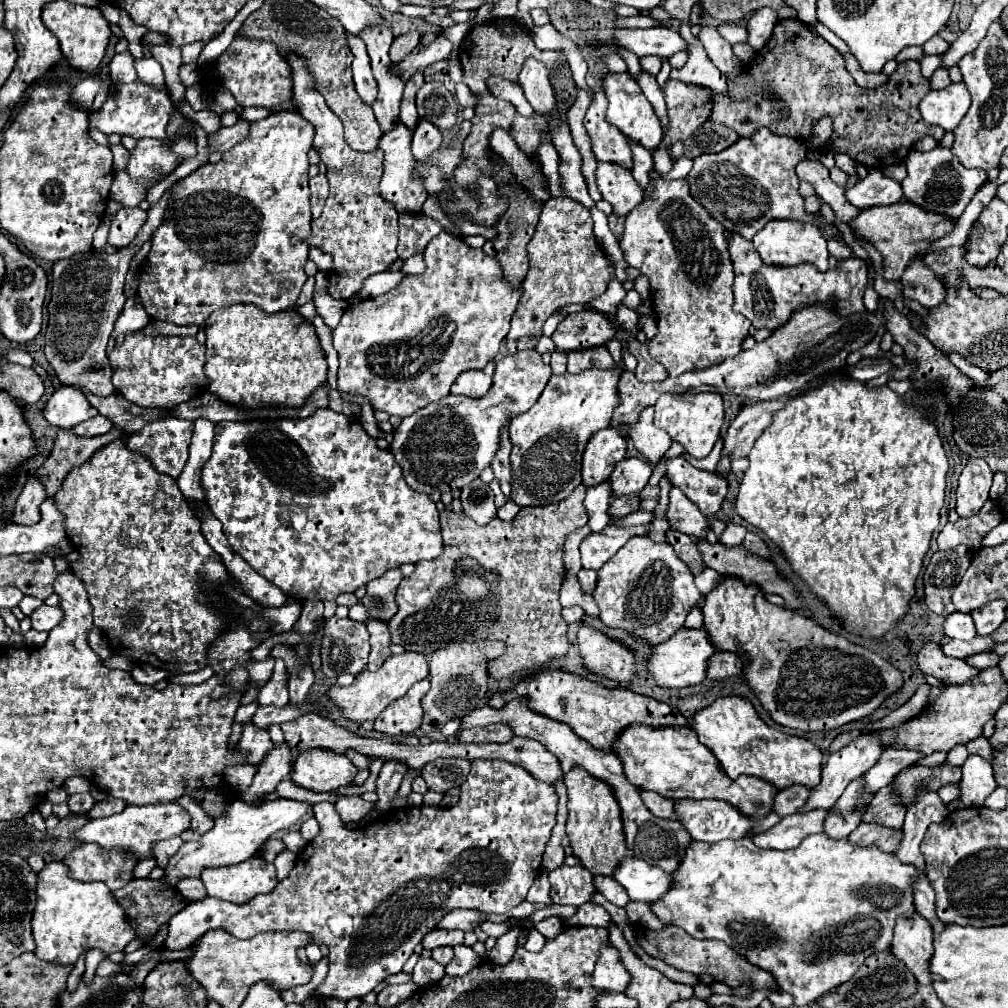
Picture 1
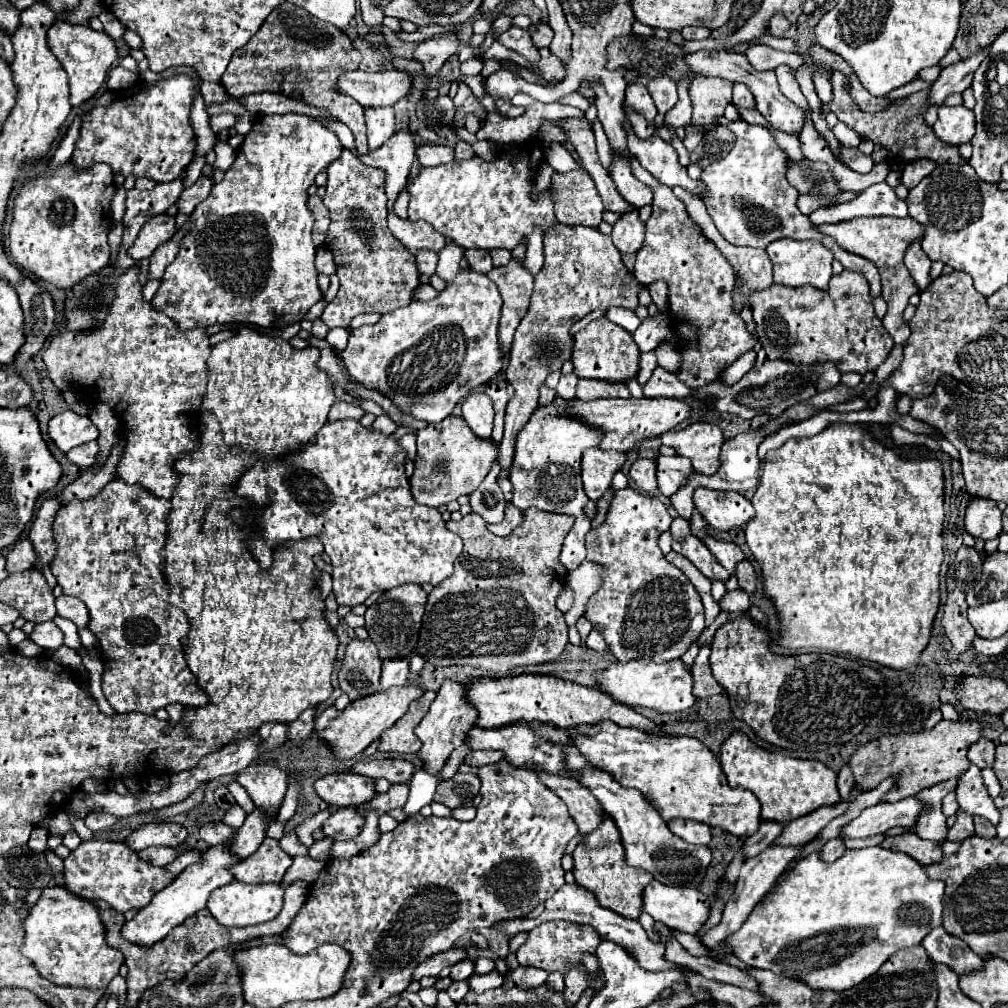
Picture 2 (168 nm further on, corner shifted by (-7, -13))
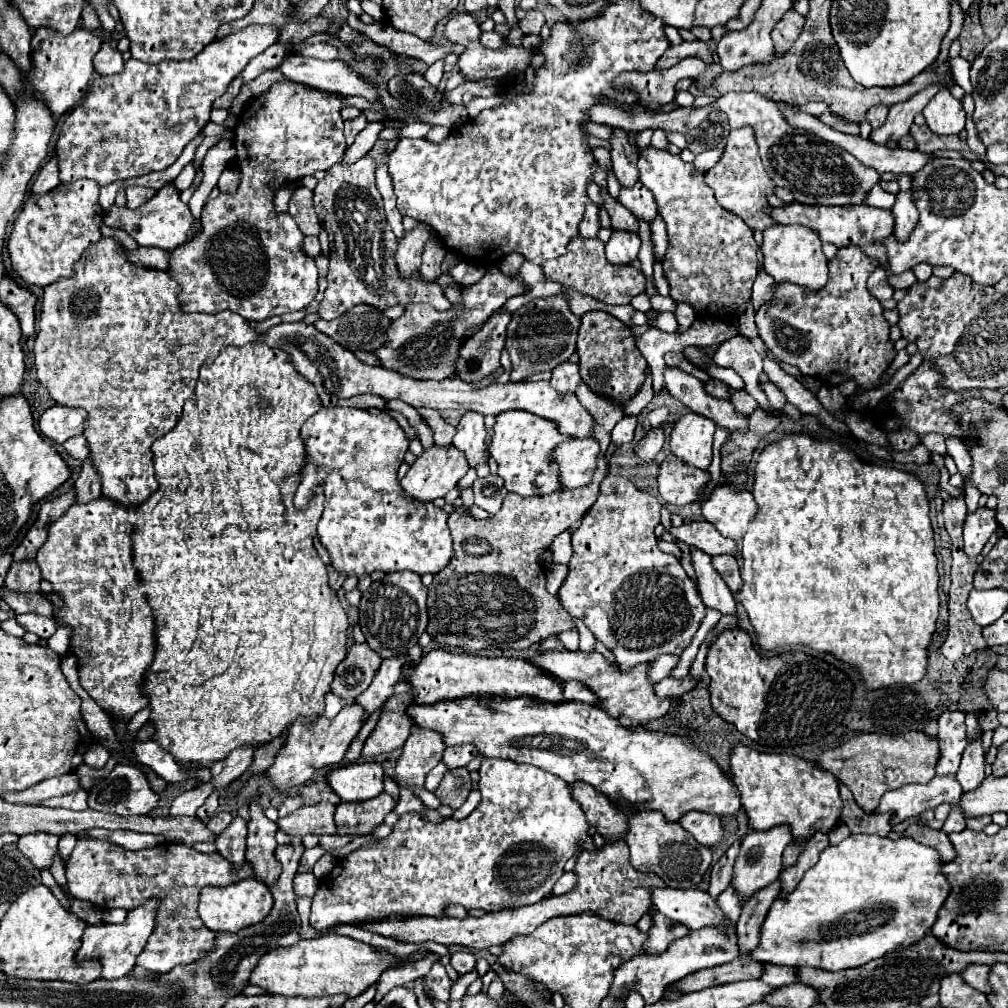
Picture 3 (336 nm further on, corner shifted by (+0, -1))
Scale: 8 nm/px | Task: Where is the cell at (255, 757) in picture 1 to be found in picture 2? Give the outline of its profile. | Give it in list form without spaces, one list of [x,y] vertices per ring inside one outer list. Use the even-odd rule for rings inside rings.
[[[252,763],[236,775],[236,781],[248,791],[254,805],[266,809],[270,817],[278,813],[284,799],[286,779],[288,775],[278,763]]]

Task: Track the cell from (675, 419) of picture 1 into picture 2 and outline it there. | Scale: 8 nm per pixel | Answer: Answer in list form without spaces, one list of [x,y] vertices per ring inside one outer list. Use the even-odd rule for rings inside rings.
[[[696,421],[684,429],[666,431],[660,435],[662,445],[670,445],[678,455],[692,461],[696,473],[712,475],[720,465],[720,447],[724,443],[724,433],[718,425]]]

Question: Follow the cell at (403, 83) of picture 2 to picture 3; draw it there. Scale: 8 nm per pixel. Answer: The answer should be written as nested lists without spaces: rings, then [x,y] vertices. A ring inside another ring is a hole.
[[[287,55],[277,67],[285,79],[313,85],[317,89],[341,93],[341,95],[361,95],[369,101],[377,99],[377,89],[369,85],[361,75],[357,75],[343,61],[321,61],[313,57]]]

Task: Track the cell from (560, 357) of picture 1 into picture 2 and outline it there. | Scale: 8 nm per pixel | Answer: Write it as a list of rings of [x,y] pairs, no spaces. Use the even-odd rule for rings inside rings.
[[[574,373],[562,375],[562,377],[560,377],[560,383],[558,383],[558,387],[556,387],[556,393],[558,393],[562,399],[574,399],[576,381],[578,381],[578,377],[576,377]]]

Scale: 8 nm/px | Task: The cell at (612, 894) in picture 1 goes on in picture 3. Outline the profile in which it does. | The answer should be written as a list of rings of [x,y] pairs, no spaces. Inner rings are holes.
[[[769,963],[764,964],[764,972],[760,979],[774,987],[782,987],[799,982],[799,978],[795,974],[795,968]]]

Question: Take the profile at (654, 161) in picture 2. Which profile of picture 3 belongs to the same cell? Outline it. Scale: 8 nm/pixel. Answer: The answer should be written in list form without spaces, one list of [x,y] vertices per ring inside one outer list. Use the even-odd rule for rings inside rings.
[[[655,147],[641,149],[639,171],[639,181],[653,193],[669,233],[669,247],[661,261],[669,283],[669,297],[677,303],[689,303],[695,311],[715,303],[721,307],[717,315],[731,319],[733,309],[751,299],[751,287],[759,273],[753,231],[735,213],[727,213],[705,185],[703,173],[677,155],[657,151]]]

